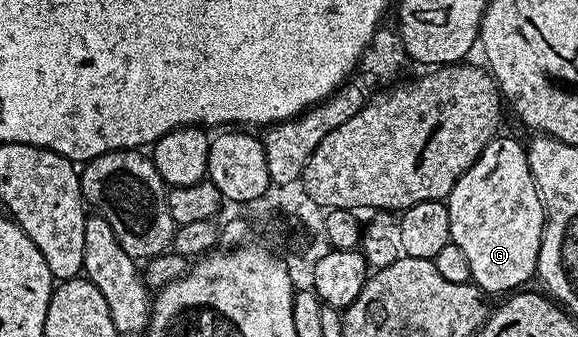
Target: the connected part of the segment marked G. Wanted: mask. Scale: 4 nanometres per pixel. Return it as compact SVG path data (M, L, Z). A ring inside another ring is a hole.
M500 134L488 142L485 150L481 150L477 162L473 162L473 166L469 166L465 174L461 174L445 203L449 210L451 243L461 246L461 251L469 262L471 280L483 293L514 293L526 285L523 283L530 276L536 275L545 217L543 199L539 197L539 191L533 182L533 174L527 161L527 149L522 143L519 145L513 137L506 134Z

